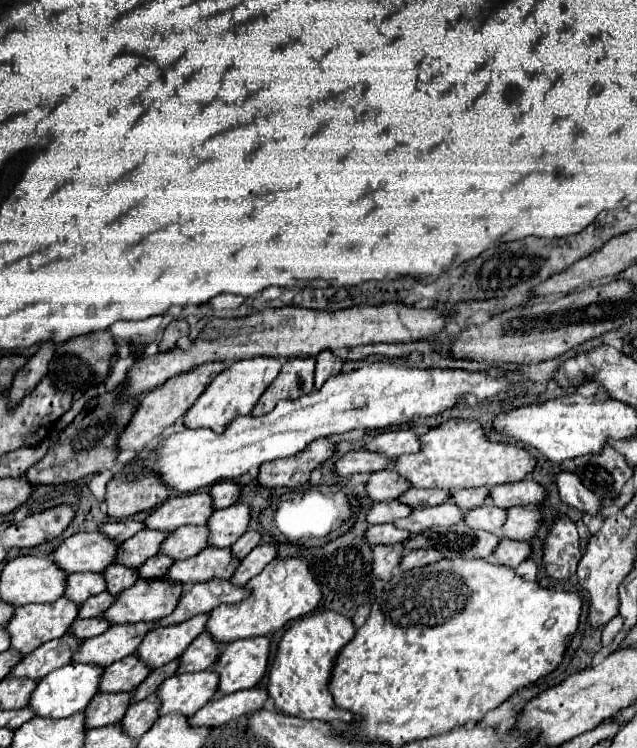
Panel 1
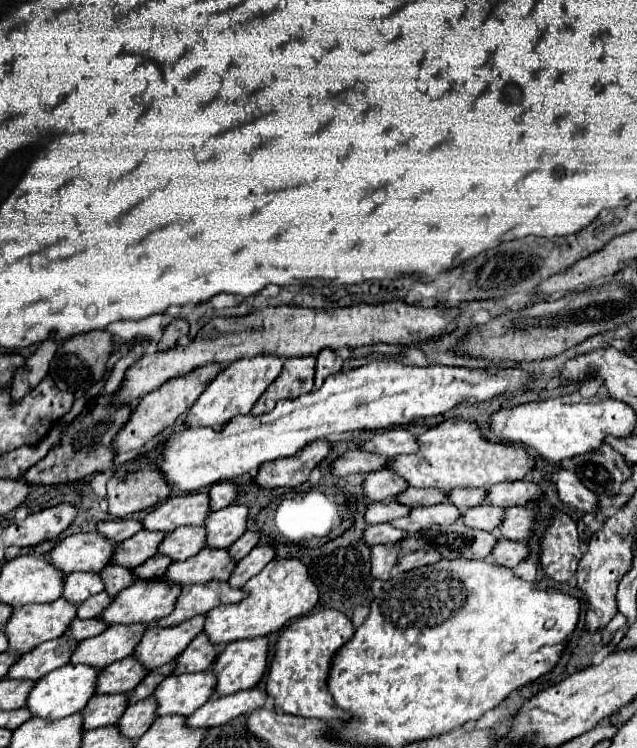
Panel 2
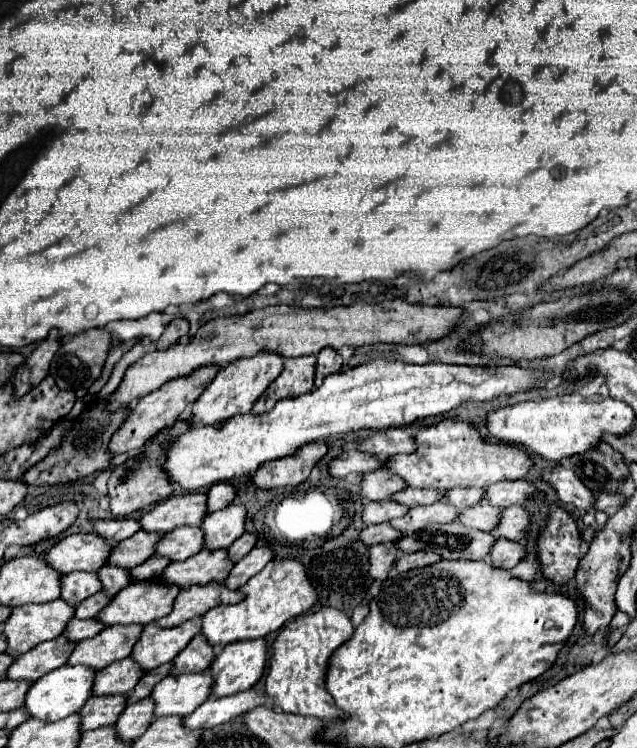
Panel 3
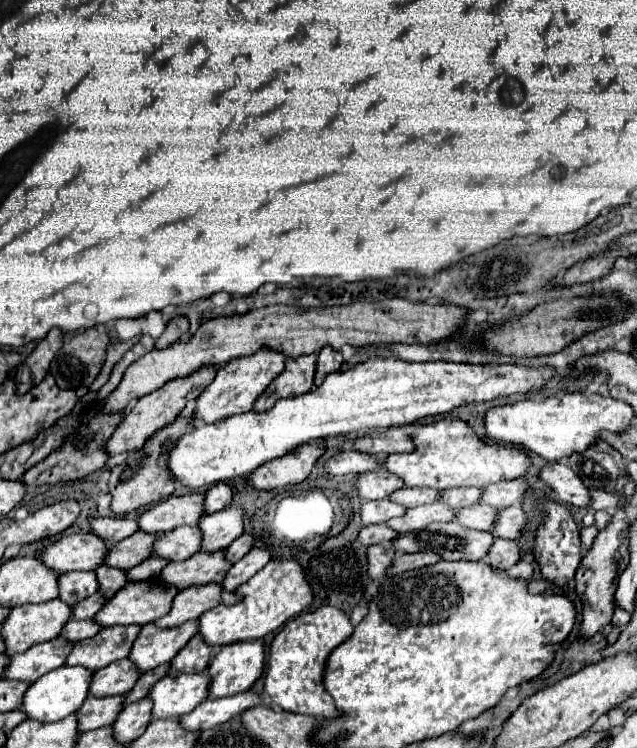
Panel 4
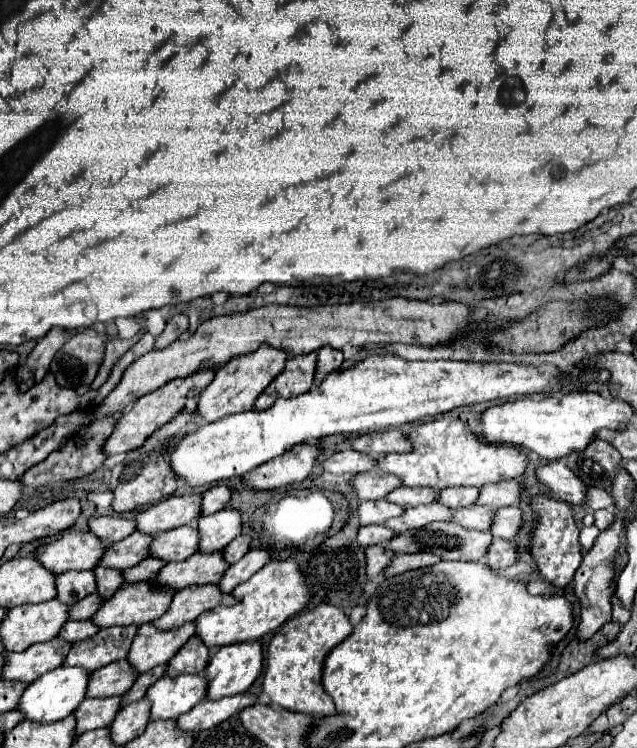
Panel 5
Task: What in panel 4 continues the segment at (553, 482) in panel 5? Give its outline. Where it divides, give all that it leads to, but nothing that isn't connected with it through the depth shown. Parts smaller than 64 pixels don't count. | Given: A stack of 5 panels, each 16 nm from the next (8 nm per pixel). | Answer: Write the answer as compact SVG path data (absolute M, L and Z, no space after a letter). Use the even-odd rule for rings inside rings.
M552 462L544 468L540 468L538 478L552 488L558 500L572 504L572 506L588 506L588 488L582 484L582 480L562 462Z

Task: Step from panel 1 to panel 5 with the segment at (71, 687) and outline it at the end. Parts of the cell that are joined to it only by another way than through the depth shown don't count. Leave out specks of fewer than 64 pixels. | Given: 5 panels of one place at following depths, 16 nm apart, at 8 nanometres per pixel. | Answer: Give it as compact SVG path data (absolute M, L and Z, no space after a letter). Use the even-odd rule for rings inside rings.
M54 668L48 674L42 674L38 680L30 682L24 690L24 694L18 700L16 710L22 712L24 720L30 722L38 722L38 724L50 724L50 722L58 722L66 716L72 714L74 708L78 708L78 704L84 700L84 692L86 692L86 684L88 684L88 674L84 668Z

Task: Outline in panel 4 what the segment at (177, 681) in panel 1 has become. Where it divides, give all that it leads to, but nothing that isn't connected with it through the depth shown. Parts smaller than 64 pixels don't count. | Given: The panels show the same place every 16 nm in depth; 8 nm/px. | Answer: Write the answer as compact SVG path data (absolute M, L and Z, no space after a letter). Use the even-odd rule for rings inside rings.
M180 674L176 678L164 676L158 680L148 698L152 700L152 718L176 718L190 712L196 704L208 696L208 676L204 674Z

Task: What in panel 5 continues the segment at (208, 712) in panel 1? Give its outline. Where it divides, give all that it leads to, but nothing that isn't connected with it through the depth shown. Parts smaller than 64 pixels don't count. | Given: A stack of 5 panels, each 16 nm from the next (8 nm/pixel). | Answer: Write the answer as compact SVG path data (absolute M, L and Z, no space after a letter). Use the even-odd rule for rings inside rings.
M236 694L236 696L214 700L214 702L206 700L206 702L196 704L192 712L178 716L176 724L180 730L186 730L186 732L202 732L202 730L218 726L220 722L228 720L238 710L256 702L258 702L258 696L252 696L252 694Z

